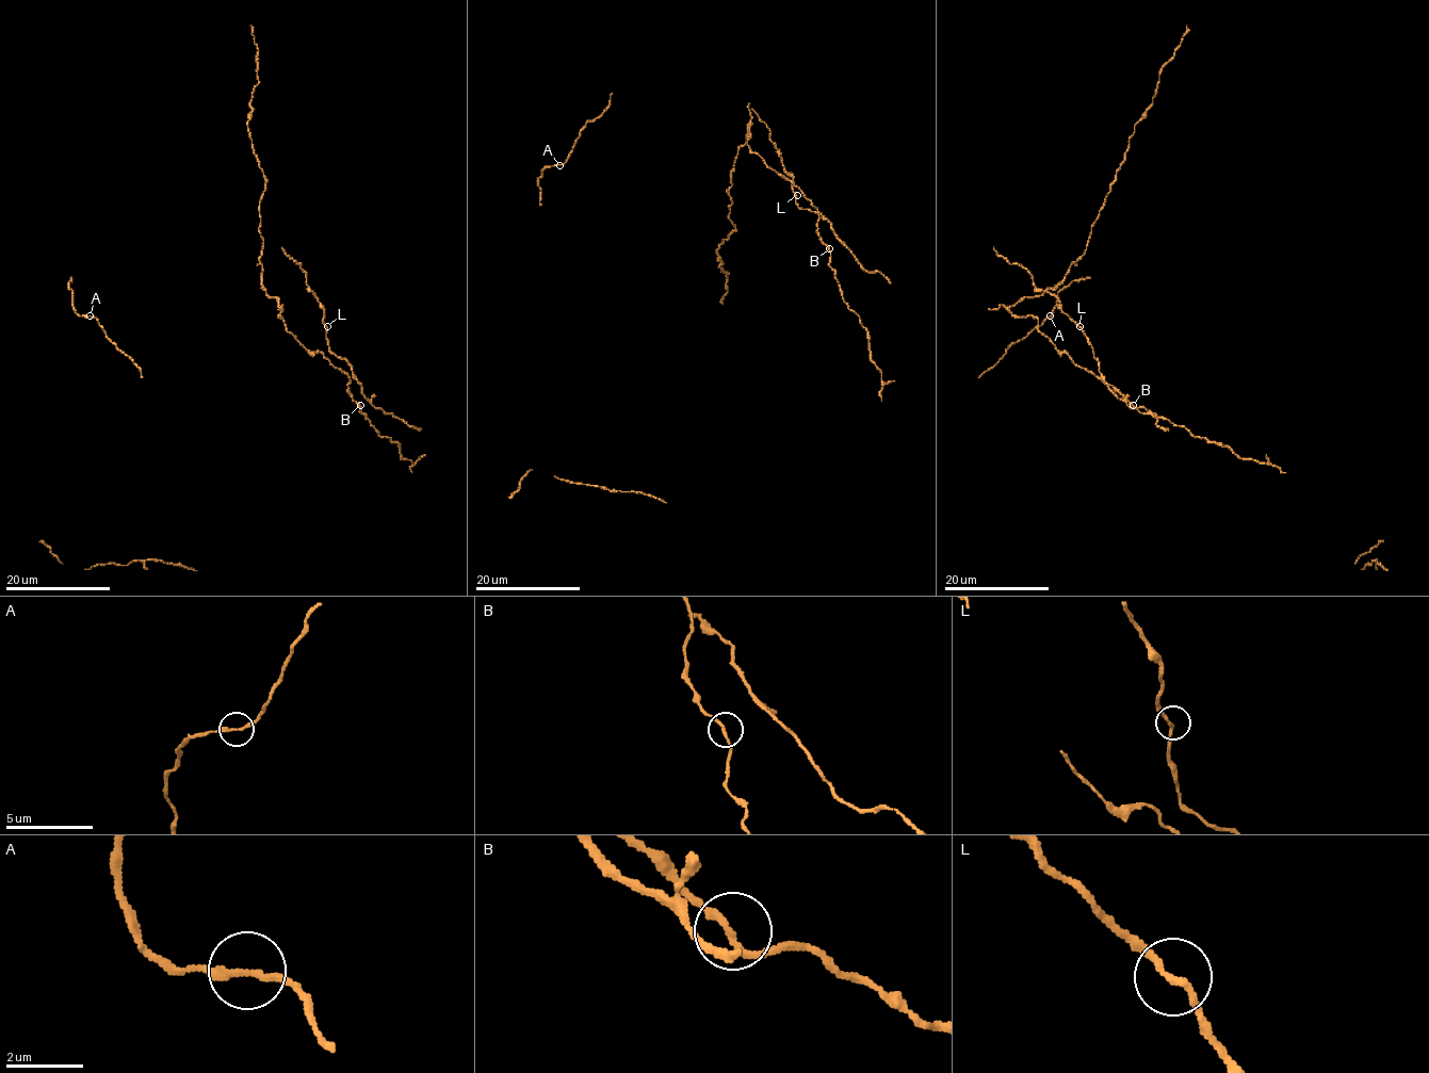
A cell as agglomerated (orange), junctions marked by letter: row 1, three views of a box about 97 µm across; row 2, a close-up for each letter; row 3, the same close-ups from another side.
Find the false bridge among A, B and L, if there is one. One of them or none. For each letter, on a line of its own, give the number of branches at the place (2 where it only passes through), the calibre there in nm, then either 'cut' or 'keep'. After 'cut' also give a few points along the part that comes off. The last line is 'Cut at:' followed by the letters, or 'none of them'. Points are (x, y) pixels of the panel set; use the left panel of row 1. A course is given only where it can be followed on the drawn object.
A: 2 branches meet; 200 nm thick; keep
B: 2 branches meet; 180 nm thick; keep
L: 2 branches meet; 180 nm thick; keep
Cut at: none of them

